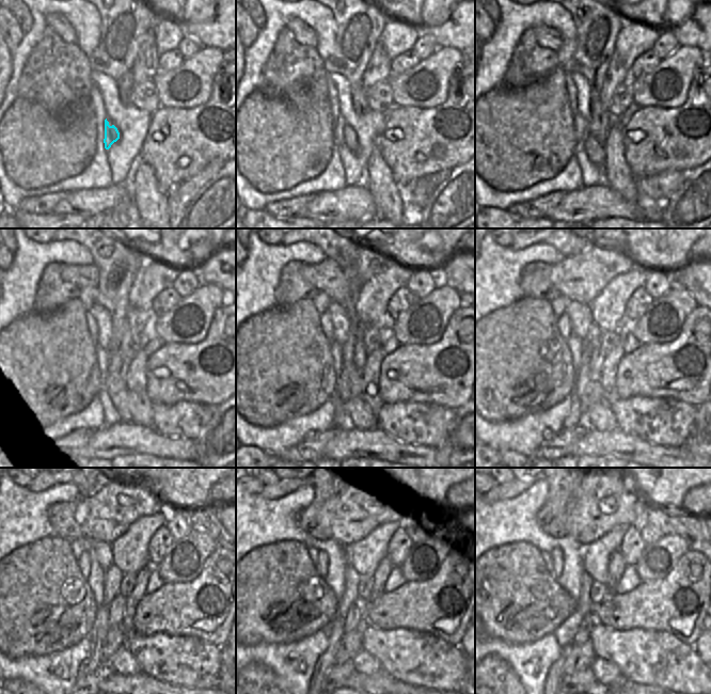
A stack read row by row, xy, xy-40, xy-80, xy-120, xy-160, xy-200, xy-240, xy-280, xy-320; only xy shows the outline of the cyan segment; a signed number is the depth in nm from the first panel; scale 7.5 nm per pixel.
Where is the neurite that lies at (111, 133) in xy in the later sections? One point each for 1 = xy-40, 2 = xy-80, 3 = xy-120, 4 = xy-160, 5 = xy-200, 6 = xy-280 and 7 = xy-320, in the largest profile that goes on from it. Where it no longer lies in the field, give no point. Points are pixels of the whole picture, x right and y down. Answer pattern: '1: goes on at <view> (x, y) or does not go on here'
1: goes on at xy-40 (349, 138)
2: goes on at xy-80 (595, 150)
3: goes on at xy-120 (119, 397)
4: goes on at xy-160 (360, 415)
5: goes on at xy-200 (599, 416)
6: goes on at xy-280 (363, 663)
7: goes on at xy-320 (607, 674)

